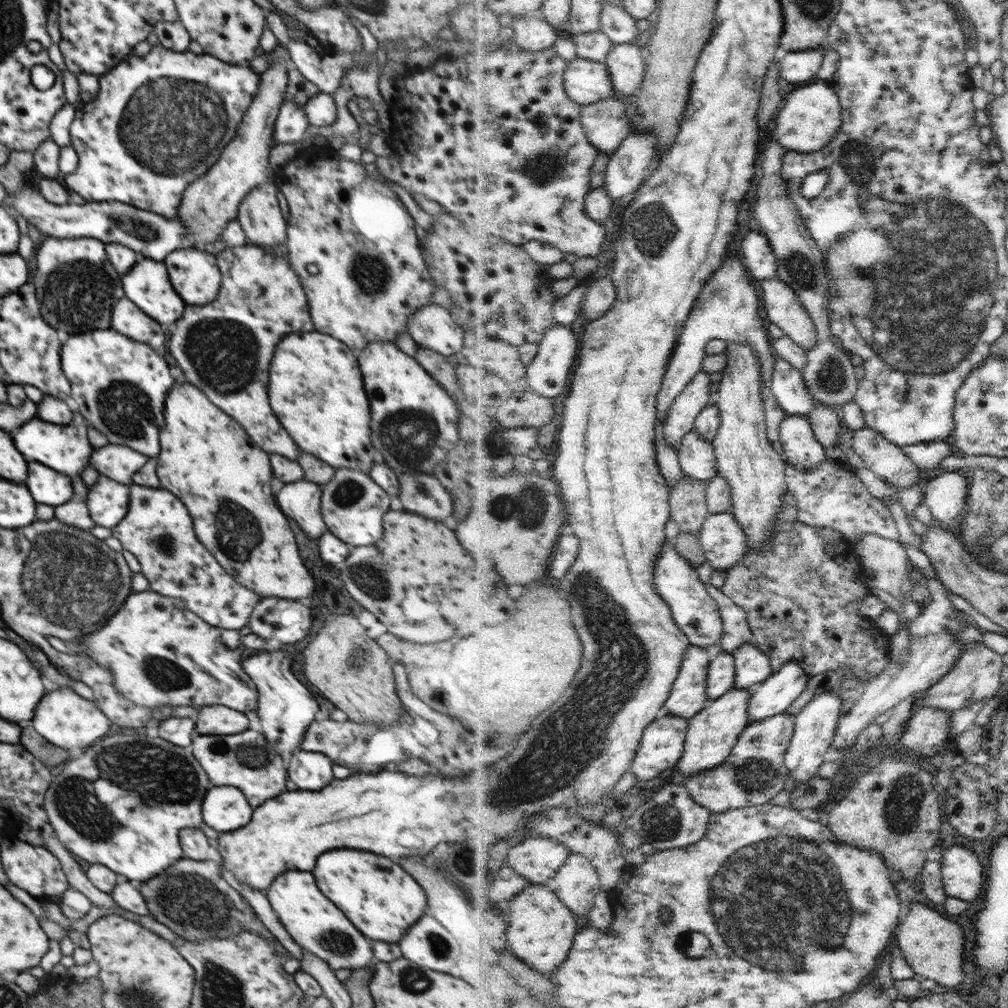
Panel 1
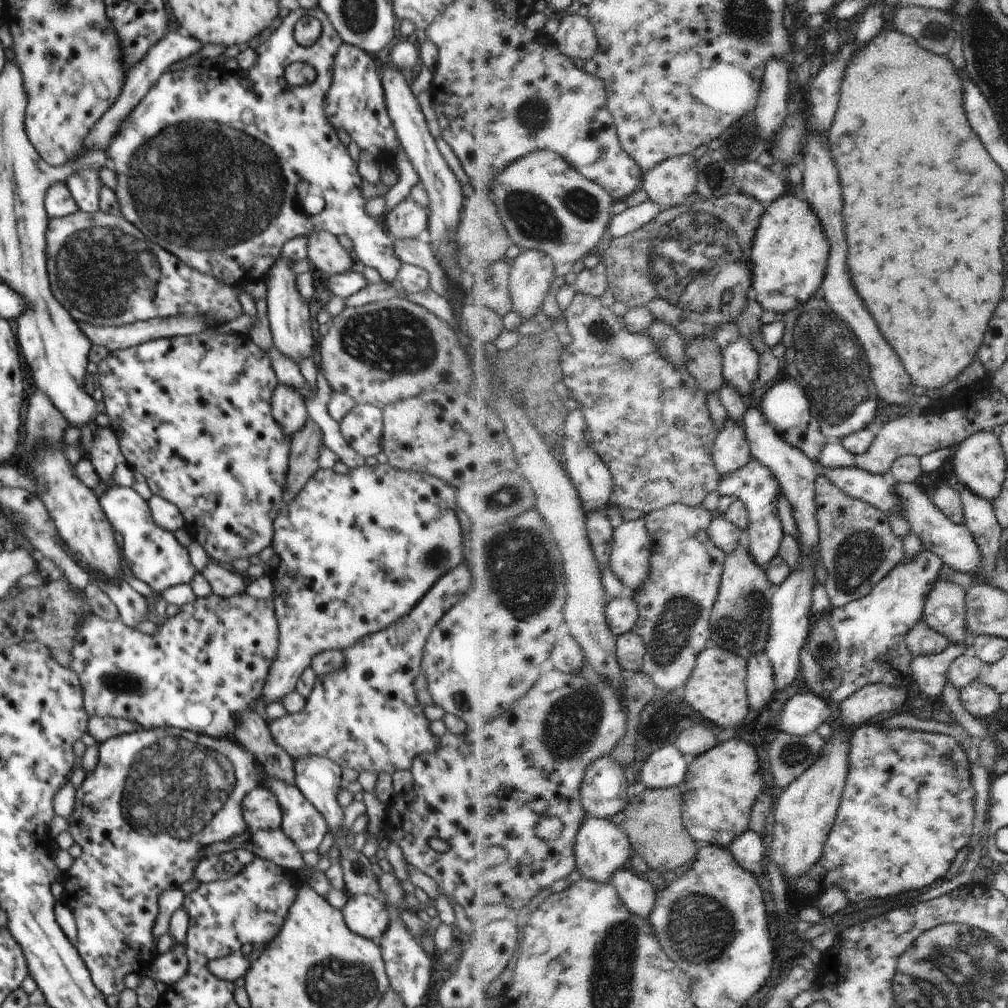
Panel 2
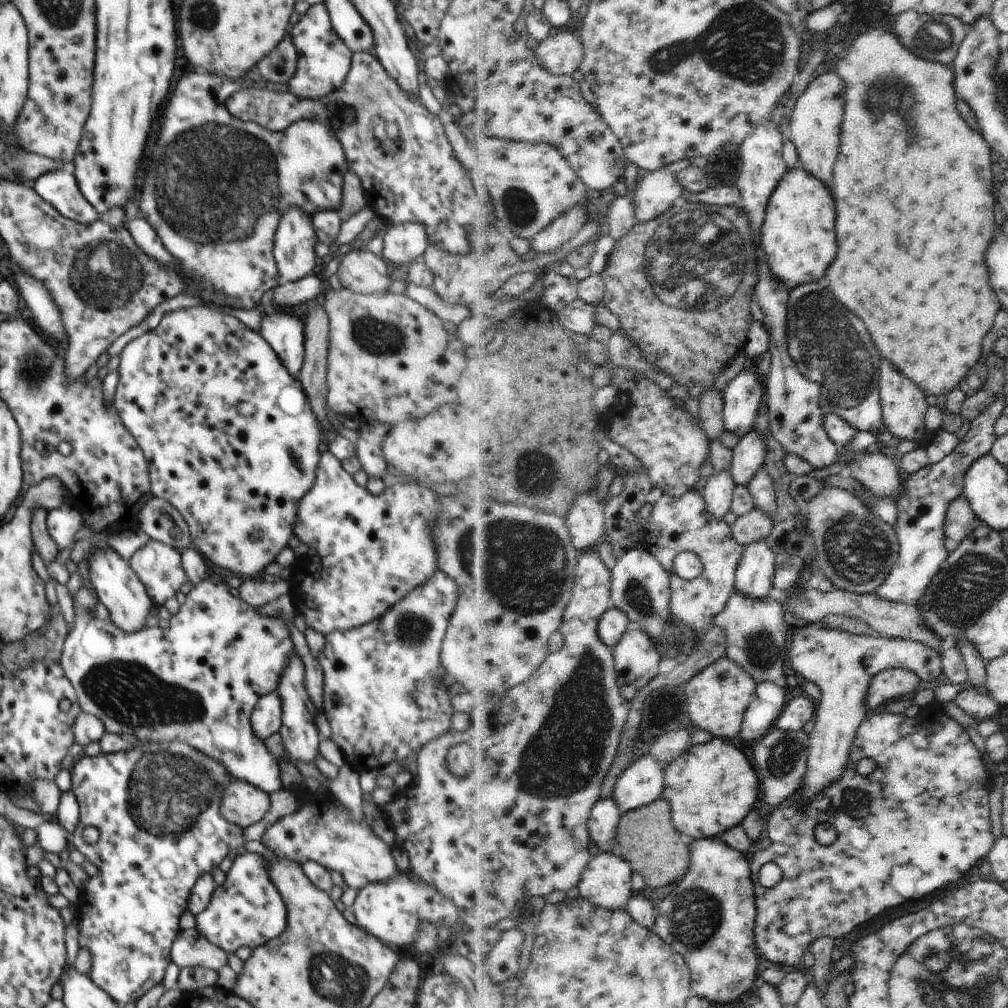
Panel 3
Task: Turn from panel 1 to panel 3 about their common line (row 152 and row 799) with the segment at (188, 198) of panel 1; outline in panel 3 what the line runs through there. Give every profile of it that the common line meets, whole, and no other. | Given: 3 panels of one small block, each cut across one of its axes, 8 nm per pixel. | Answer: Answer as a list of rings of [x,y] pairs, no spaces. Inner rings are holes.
[[[233,776],[224,790],[221,802],[220,814],[228,822],[244,829],[260,822],[271,805],[266,792]]]

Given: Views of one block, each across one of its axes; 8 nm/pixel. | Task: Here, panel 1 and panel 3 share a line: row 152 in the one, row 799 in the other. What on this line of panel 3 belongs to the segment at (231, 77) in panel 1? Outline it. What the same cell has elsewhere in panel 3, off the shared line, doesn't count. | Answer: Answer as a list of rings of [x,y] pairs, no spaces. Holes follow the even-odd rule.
[[[174,740],[173,742],[141,742],[136,748],[124,750],[124,752],[99,753],[97,756],[90,757],[85,754],[79,756],[75,761],[75,766],[71,772],[72,794],[76,798],[79,806],[79,822],[77,828],[72,833],[72,844],[85,857],[85,860],[93,863],[99,870],[96,876],[89,878],[85,886],[80,889],[79,903],[77,907],[76,917],[79,922],[78,932],[79,944],[82,948],[86,948],[92,956],[92,968],[90,970],[90,979],[108,994],[119,1006],[128,1003],[136,1003],[140,998],[144,997],[154,986],[163,982],[166,967],[171,962],[170,948],[172,948],[172,940],[176,938],[176,934],[180,932],[180,916],[188,909],[188,898],[190,898],[190,890],[198,881],[198,878],[204,873],[211,872],[216,867],[222,867],[221,862],[235,850],[242,851],[246,836],[244,836],[244,828],[228,822],[222,814],[220,814],[220,804],[222,804],[222,795],[232,776],[226,769],[226,766],[214,758],[209,758],[206,754],[200,752],[196,748],[192,748],[190,744]],[[86,827],[94,827],[100,832],[99,839],[94,844],[88,844],[84,841],[83,830]]]

